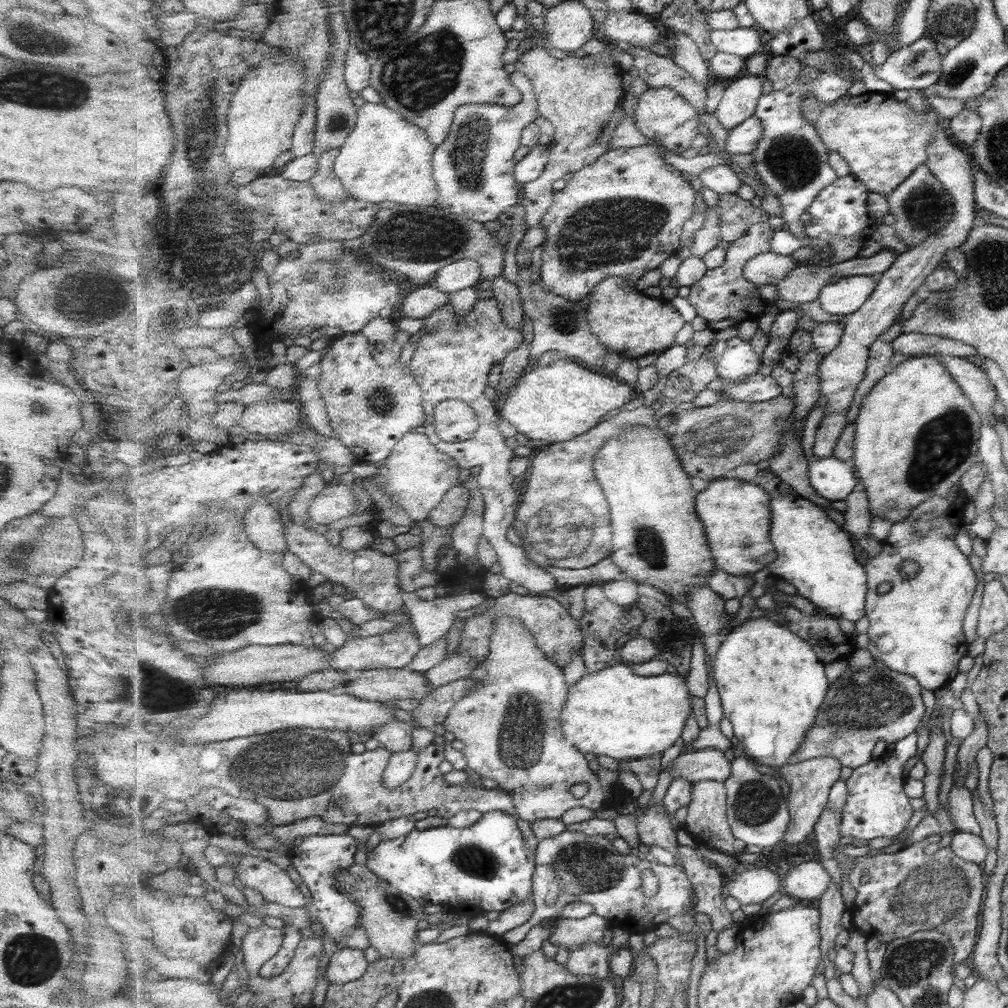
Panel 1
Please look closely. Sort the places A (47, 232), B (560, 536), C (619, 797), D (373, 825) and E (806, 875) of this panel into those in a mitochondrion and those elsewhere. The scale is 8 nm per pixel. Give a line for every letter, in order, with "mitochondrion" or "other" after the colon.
A: other
B: mitochondrion
C: other
D: other
E: other

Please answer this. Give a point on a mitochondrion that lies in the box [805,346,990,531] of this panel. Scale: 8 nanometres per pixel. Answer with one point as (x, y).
(944, 444)

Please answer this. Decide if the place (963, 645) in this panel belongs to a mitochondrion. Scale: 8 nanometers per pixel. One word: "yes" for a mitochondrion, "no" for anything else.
no

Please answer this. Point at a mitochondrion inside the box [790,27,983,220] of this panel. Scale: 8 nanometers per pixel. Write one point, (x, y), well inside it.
(960, 72)

